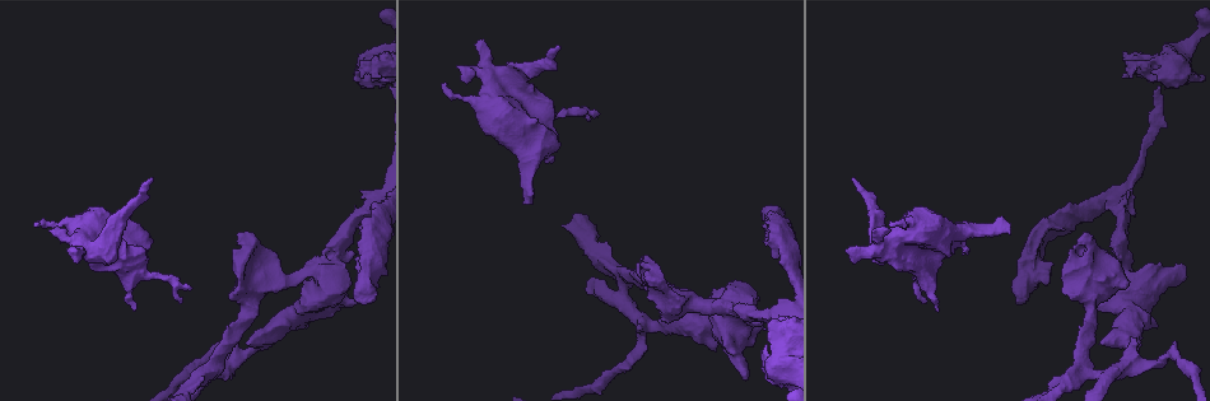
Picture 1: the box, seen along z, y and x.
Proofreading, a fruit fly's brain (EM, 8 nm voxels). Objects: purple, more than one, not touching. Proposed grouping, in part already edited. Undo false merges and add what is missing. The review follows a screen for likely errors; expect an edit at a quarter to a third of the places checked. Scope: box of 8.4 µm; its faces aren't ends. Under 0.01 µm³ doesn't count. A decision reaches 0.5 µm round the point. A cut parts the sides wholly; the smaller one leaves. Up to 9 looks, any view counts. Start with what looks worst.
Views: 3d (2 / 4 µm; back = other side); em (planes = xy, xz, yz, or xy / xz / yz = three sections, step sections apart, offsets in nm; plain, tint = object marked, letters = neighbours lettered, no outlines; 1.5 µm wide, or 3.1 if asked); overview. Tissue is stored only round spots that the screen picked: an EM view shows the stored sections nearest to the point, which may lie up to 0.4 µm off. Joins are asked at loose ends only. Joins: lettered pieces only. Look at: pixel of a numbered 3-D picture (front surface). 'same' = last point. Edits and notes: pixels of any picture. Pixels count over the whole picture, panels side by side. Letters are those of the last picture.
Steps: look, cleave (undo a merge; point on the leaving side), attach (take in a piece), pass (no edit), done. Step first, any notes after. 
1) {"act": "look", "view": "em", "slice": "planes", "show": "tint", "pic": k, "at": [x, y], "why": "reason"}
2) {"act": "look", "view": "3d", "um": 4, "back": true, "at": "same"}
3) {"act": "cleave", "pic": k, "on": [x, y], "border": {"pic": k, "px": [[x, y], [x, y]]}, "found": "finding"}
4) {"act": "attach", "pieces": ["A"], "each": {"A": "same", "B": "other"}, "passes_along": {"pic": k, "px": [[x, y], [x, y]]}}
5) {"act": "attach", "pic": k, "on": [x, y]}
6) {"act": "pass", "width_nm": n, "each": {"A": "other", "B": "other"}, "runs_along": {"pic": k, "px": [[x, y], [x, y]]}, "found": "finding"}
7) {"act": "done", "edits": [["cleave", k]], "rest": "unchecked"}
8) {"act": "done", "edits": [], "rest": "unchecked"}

{"act": "look", "view": "em", "slice": "planes", "show": "letters", "pic": 1, "at": [938, 310], "why": "free end"}

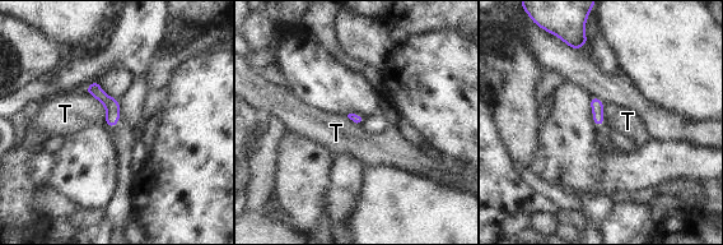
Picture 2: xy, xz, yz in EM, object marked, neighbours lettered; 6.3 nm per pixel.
{"act": "pass", "each": {"T": "other"}, "runs_along": {"pic": 2, "px": [[92, 87], [112, 107], [112, 123]]}, "found": "none of them fits"}

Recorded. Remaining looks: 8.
{"act": "look", "view": "3d", "um": 2, "back": true, "pic": 1, "at": [483, 40], "why": "branch stops here"}

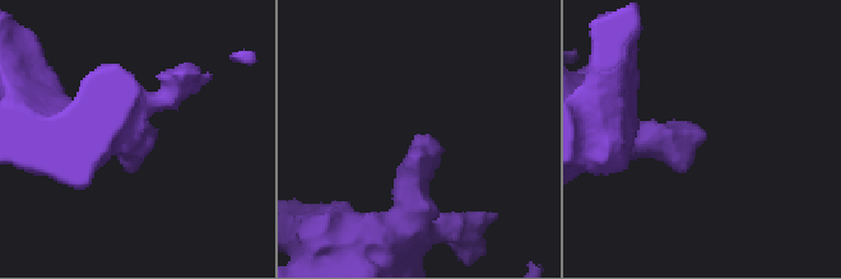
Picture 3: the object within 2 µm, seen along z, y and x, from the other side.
{"act": "look", "view": "em", "slice": "planes", "show": "letters", "pic": 3, "at": [417, 136], "why": "now the EM"}

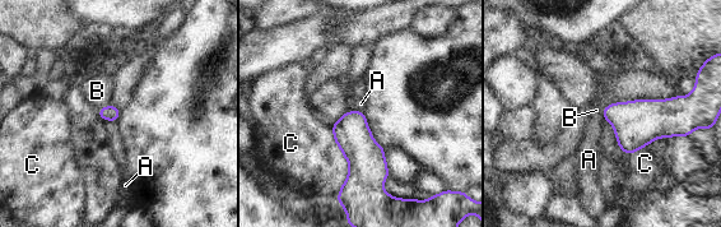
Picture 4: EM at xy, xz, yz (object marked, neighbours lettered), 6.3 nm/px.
{"act": "pass", "longest_contact_nm": ["C", 440], "each": {"A": "other", "B": "other", "C": "other"}, "border": {"pic": 4, "px": [[600, 112], [605, 120]]}, "found": "no lettered piece goes on from it"}

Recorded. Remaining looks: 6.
{"act": "look", "view": "3d", "um": 2, "pic": 1, "at": [522, 202], "why": "branch stops here"}

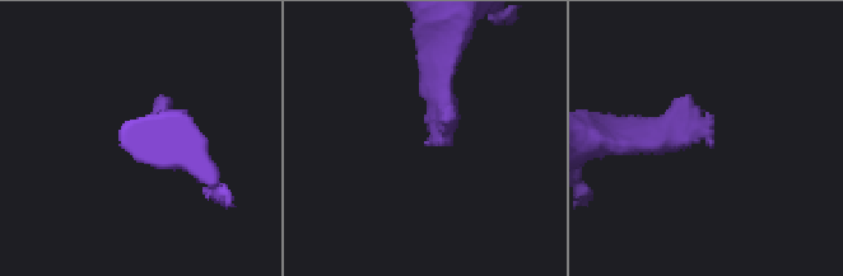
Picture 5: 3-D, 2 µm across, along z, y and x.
{"act": "look", "view": "em", "slice": "xz", "step": 8, "show": "plain", "pic": 5, "at": [712, 144], "why": "need the tissue"}

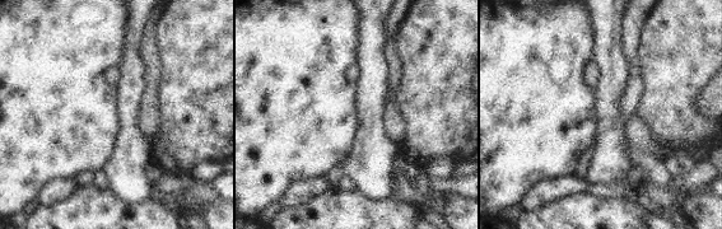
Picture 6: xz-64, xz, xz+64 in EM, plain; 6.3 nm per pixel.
{"act": "look", "view": "em", "slice": "xz", "step": 8, "show": "letters", "at": "same"}

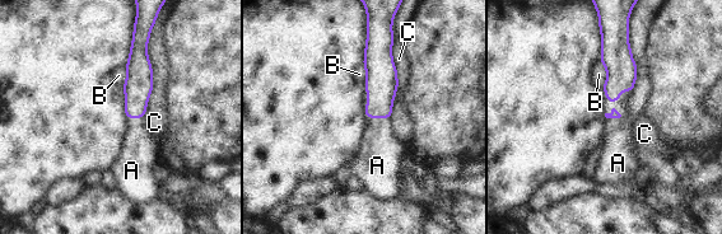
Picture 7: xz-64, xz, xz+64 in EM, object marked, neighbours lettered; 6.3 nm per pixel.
{"act": "attach", "pieces": ["A"], "each": {"A": "same", "B": "other", "C": "other"}, "passes_along": {"pic": 7, "px": [[622, 70], [618, 98], [618, 135]]}, "found": "it goes on there"}

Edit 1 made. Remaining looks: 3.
{"act": "look", "view": "overview", "why": "redraw"}

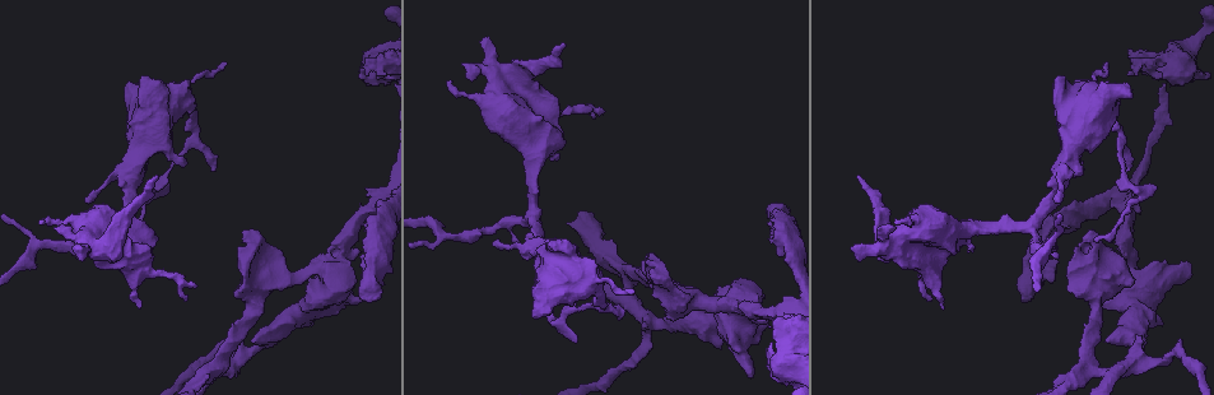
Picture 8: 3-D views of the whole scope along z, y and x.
{"act": "look", "view": "em", "slice": "planes", "show": "tint", "pic": 8, "at": [1053, 79], "why": "branch stops here"}

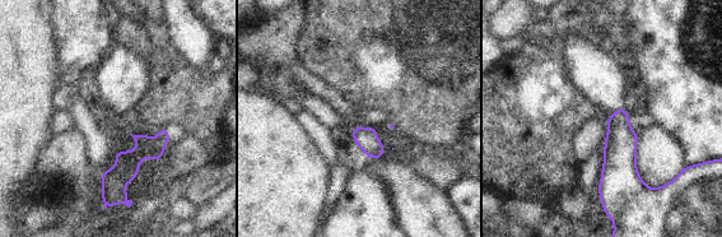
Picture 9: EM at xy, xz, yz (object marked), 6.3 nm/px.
{"act": "look", "view": "em", "slice": "planes", "show": "letters", "at": "same"}

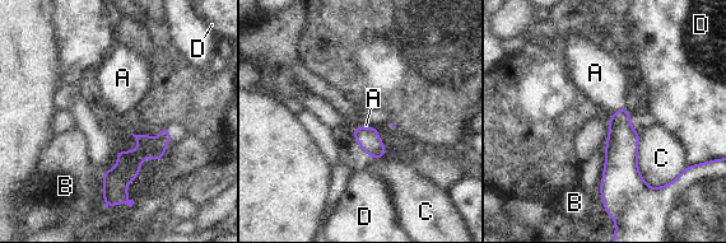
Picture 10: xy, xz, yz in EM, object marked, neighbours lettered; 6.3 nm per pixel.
{"act": "attach", "pieces": ["A"], "each": {"A": "same", "B": "other", "C": "other", "D": "other"}, "passes_along": {"pic": 10, "px": [[622, 145], [618, 111], [599, 76]]}, "found": "the neuron continues"}

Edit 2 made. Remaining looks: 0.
{"act": "done", "edits": [["attach", 7], ["attach", 10]], "rest": "unchecked"}

